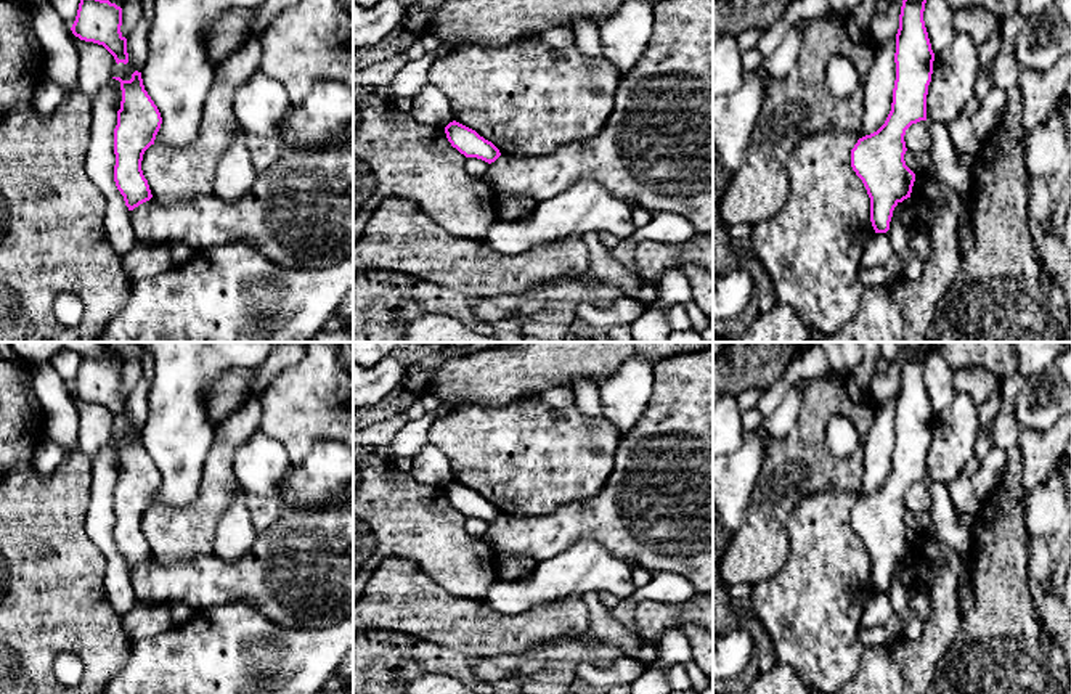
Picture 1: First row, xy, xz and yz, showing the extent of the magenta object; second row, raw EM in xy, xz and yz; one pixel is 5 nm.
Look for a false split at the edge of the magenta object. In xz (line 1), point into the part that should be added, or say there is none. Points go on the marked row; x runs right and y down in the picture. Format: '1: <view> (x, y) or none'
1: none

